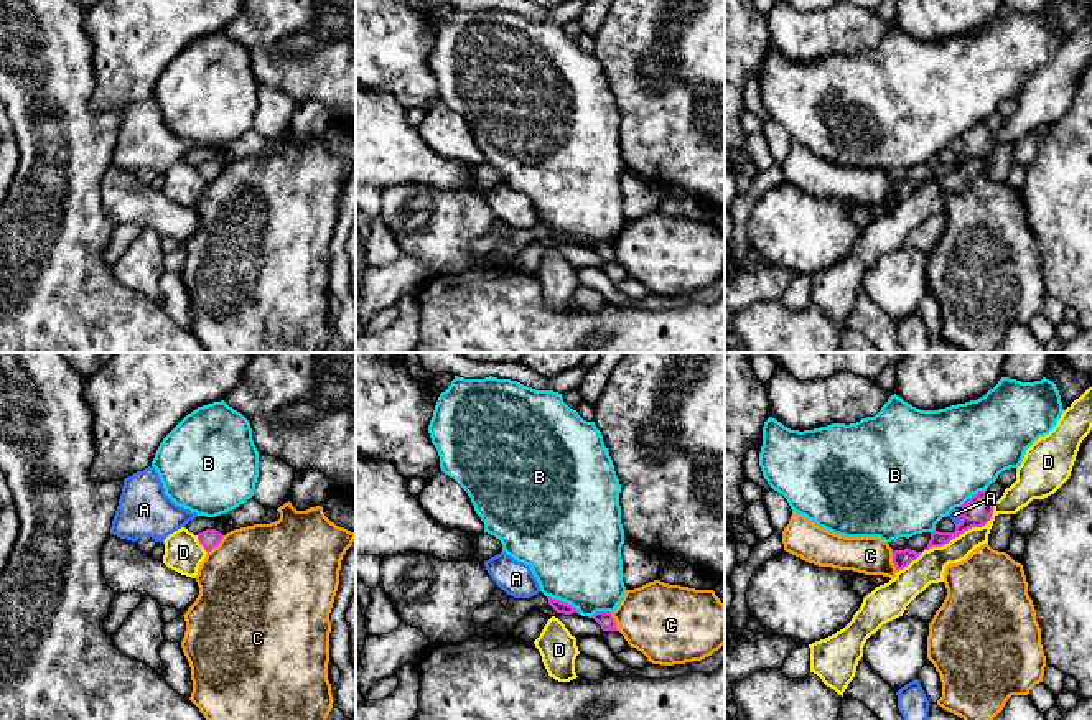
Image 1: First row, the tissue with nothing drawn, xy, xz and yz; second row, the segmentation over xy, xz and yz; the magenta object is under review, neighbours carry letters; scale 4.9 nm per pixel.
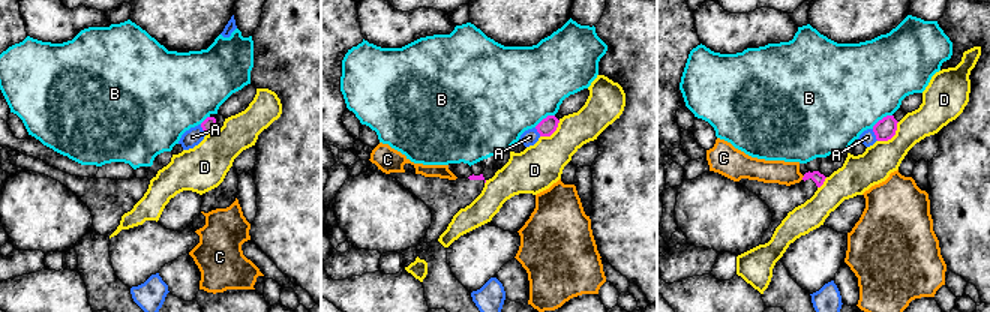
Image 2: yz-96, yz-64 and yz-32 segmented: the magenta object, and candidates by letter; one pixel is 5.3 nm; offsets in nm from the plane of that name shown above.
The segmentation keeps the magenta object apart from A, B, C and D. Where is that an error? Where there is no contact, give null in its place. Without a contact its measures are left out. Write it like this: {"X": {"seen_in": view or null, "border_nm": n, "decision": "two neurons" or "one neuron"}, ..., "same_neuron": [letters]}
{"A": {"seen_in": "yz", "border_nm": 70, "decision": "two neurons"}, "B": {"seen_in": "xz", "border_nm": 190, "decision": "two neurons"}, "C": {"seen_in": "xy", "border_nm": 130, "decision": "two neurons"}, "D": {"seen_in": "yz", "border_nm": 550, "decision": "two neurons"}, "same_neuron": []}

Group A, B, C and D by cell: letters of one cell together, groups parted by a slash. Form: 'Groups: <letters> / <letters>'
Groups: A / B / C / D

